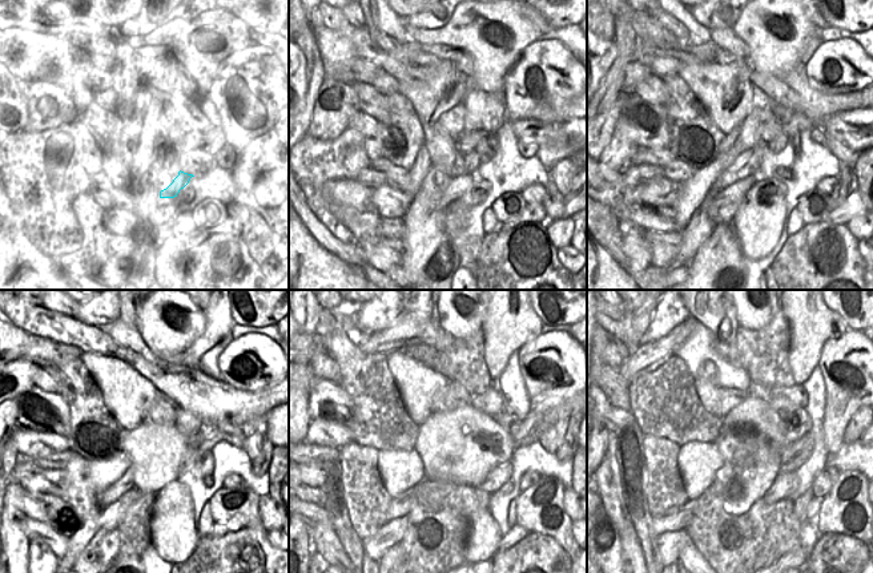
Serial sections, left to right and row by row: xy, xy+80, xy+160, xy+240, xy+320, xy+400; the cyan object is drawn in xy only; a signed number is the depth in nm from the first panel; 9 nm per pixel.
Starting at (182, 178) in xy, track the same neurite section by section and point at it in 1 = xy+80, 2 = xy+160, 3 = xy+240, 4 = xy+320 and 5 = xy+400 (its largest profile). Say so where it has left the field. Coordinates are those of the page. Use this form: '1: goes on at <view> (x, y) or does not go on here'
1: goes on at xy+80 (457, 186)
2: goes on at xy+160 (724, 205)
3: goes on at xy+240 (111, 515)
4: goes on at xy+320 (391, 533)
5: goes on at xy+400 (683, 537)

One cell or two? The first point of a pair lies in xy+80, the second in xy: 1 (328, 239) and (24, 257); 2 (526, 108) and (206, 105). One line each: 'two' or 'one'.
1: two
2: two

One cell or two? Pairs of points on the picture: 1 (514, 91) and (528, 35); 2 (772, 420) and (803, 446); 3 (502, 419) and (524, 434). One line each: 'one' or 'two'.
1: two
2: two
3: two

